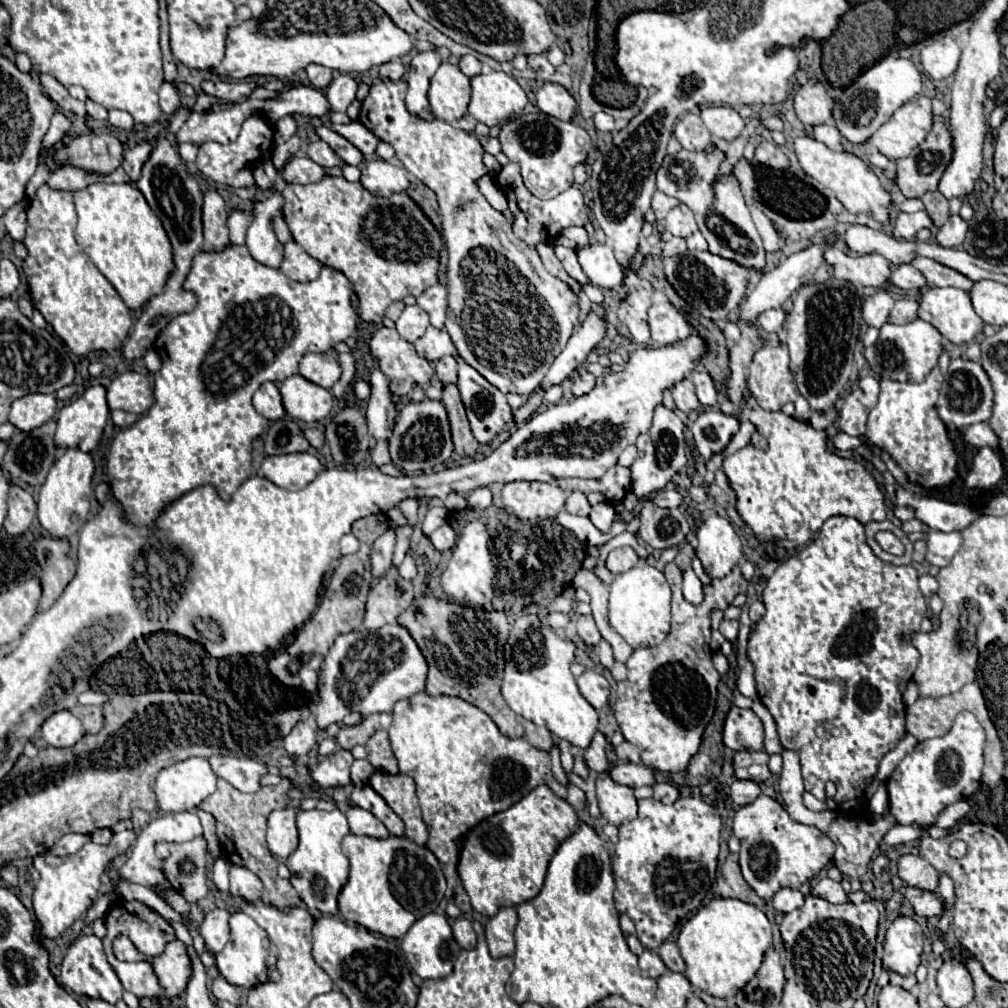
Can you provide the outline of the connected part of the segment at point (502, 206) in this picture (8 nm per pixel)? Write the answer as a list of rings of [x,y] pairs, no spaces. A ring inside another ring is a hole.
[[[485,175],[479,183],[479,189],[481,193],[485,195],[485,199],[491,203],[491,207],[495,207],[497,211],[501,211],[509,223],[513,223],[513,215],[509,211],[509,205],[507,205],[507,199],[505,199],[505,193],[501,191],[499,183],[491,177],[491,175]]]

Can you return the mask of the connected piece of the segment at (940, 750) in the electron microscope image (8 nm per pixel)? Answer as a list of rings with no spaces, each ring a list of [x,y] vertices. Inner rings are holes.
[[[961,711],[957,715],[955,725],[947,735],[917,743],[917,747],[909,755],[905,755],[905,759],[887,779],[889,809],[893,811],[895,819],[901,825],[917,823],[929,827],[947,805],[971,797],[981,785],[983,745],[983,727],[969,711]]]

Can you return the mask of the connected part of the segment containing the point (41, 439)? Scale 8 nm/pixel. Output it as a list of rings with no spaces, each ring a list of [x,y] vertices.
[[[55,421],[33,429],[31,433],[15,431],[3,459],[3,469],[31,487],[45,483],[45,477],[55,461]]]

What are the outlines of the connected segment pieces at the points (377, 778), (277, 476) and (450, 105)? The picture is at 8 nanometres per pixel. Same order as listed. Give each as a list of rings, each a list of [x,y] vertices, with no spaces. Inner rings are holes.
[[[377,771],[369,777],[371,787],[379,793],[385,803],[403,819],[405,837],[413,843],[425,847],[427,845],[427,823],[421,819],[421,807],[415,793],[415,781],[409,775],[389,775]]]
[[[289,453],[289,455],[267,455],[261,463],[263,475],[283,489],[303,489],[319,473],[323,465],[311,453]]]
[[[445,61],[437,69],[431,79],[429,103],[437,119],[455,123],[467,113],[467,105],[471,99],[471,79],[463,75],[463,71]]]

